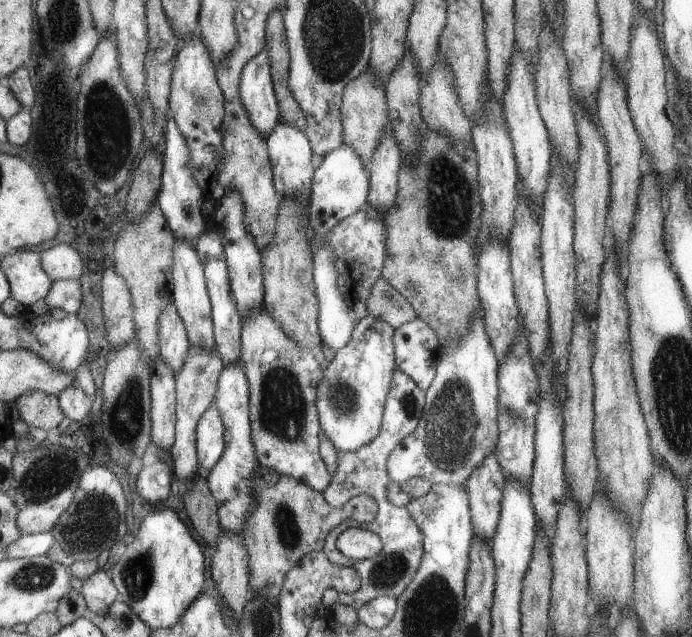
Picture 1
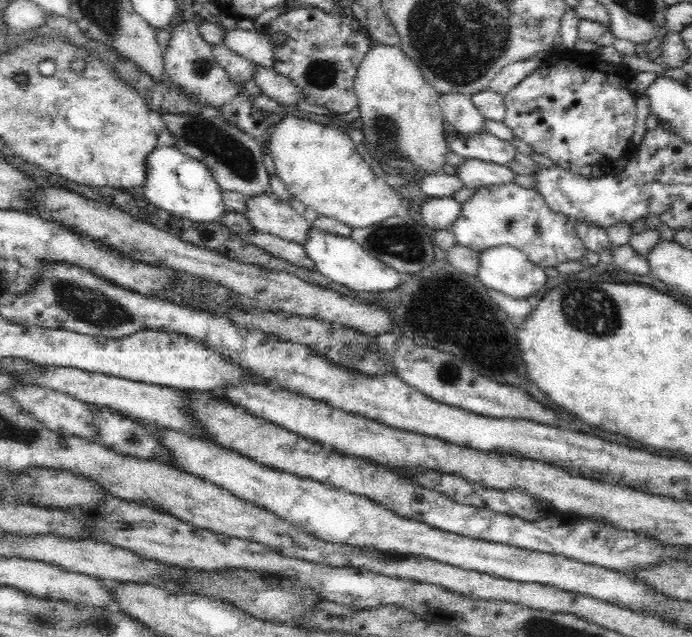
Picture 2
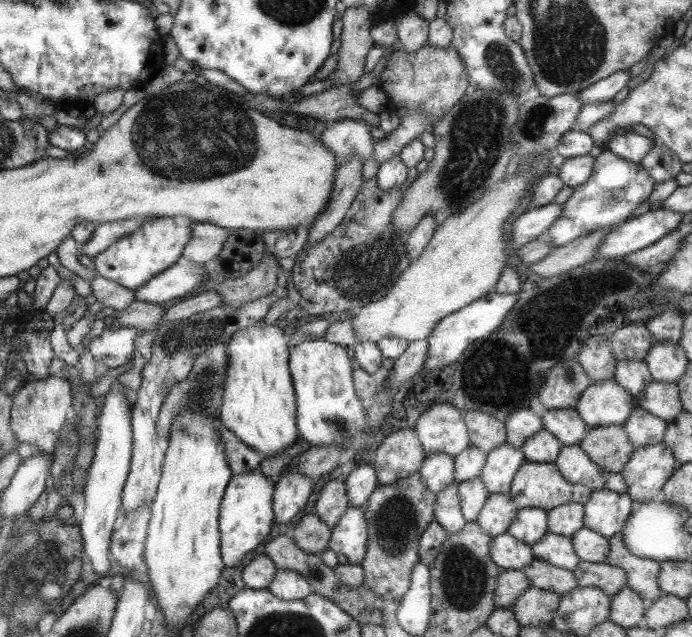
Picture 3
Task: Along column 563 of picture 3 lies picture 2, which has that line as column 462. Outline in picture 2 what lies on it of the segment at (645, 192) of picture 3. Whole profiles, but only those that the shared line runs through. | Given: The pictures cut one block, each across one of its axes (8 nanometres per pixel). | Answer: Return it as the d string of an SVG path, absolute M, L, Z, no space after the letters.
M514 182L480 188L468 202L462 204L460 212L462 214L454 220L450 230L454 232L458 244L480 254L494 246L514 246L540 268L556 268L556 264L570 260L586 262L584 244L576 236L572 220L564 214L552 212L542 194L534 188L522 188Z

